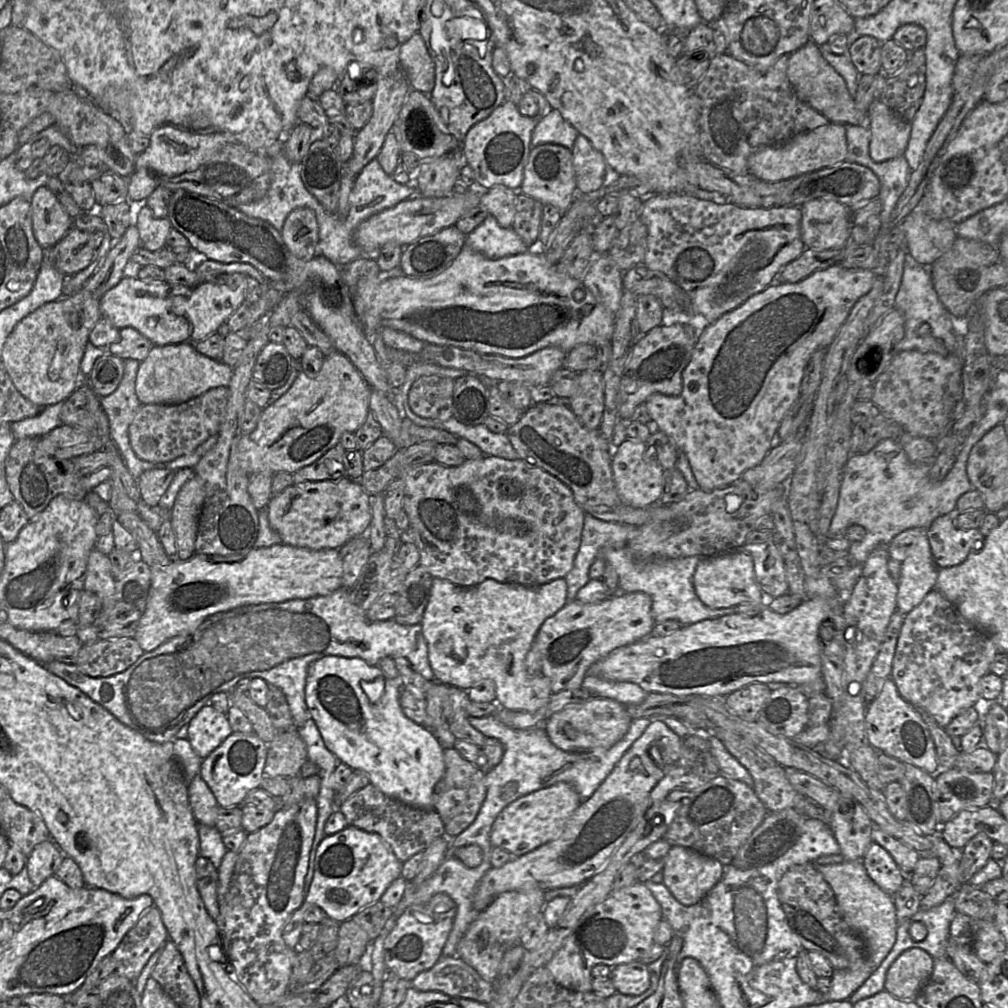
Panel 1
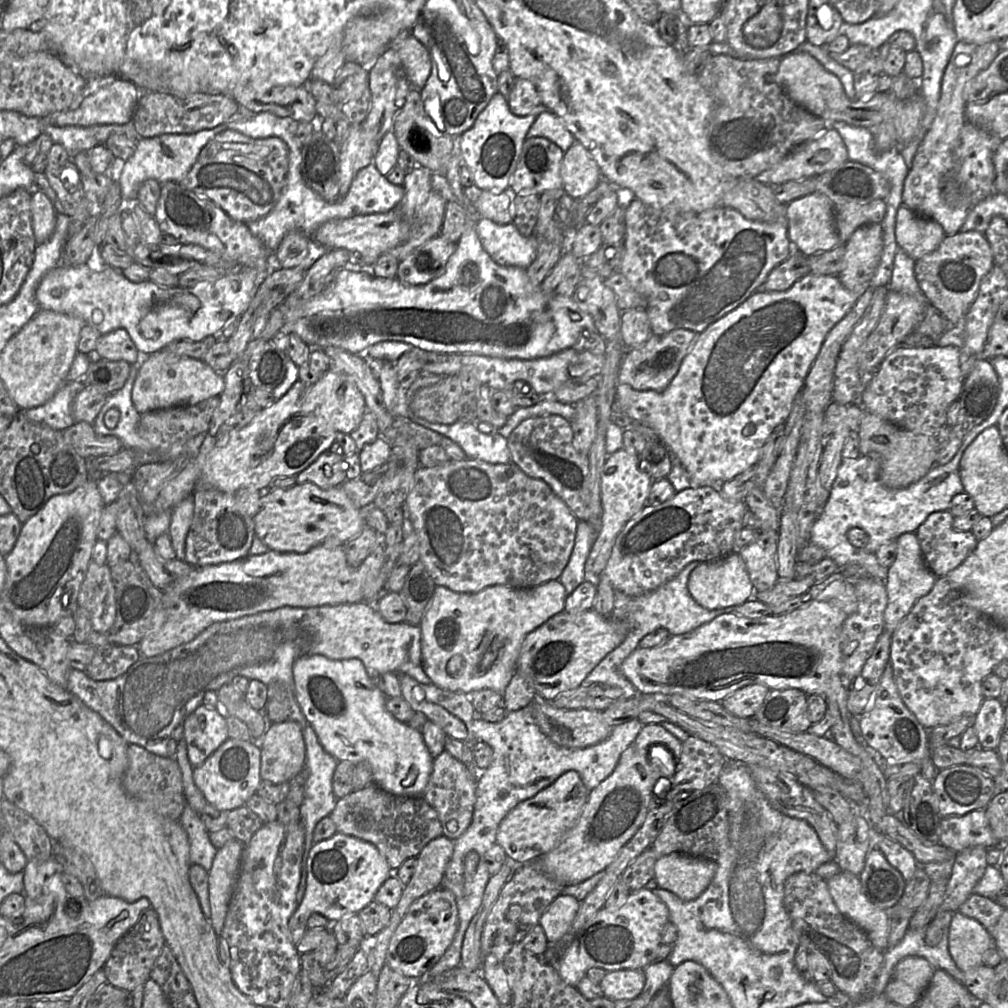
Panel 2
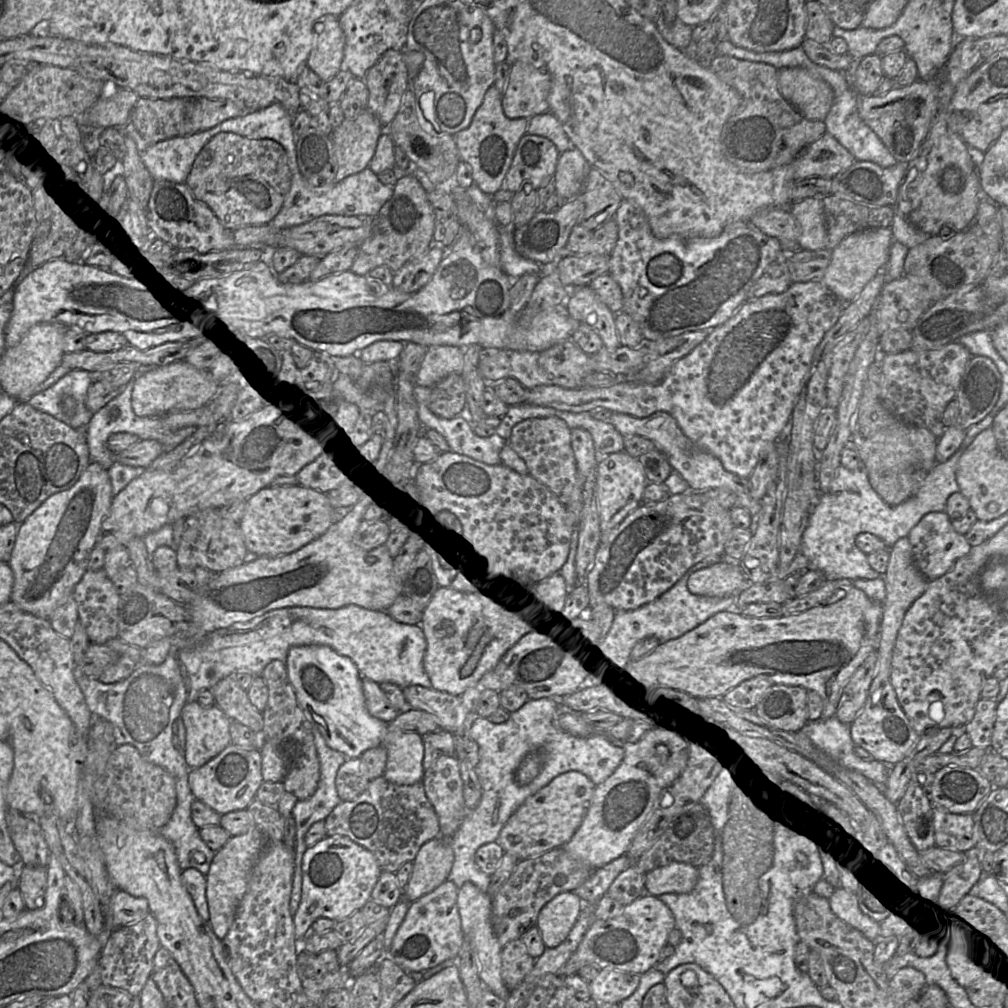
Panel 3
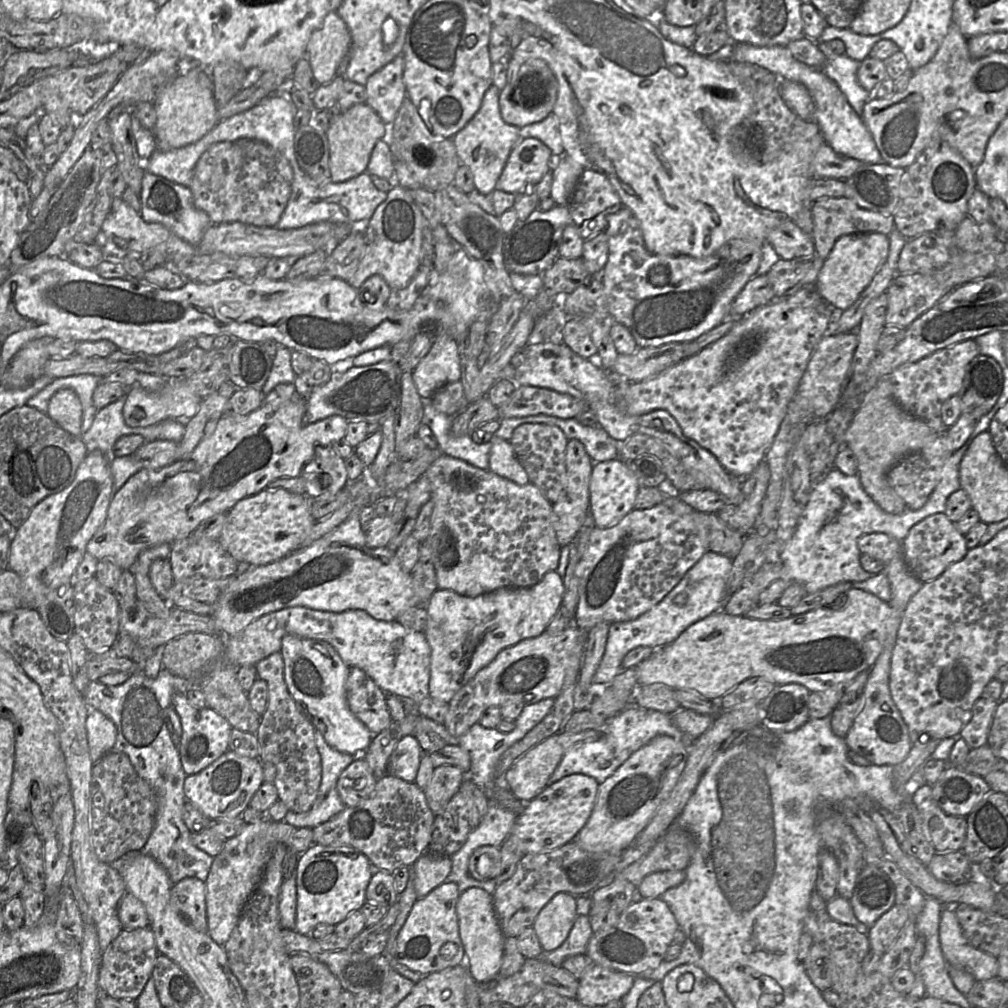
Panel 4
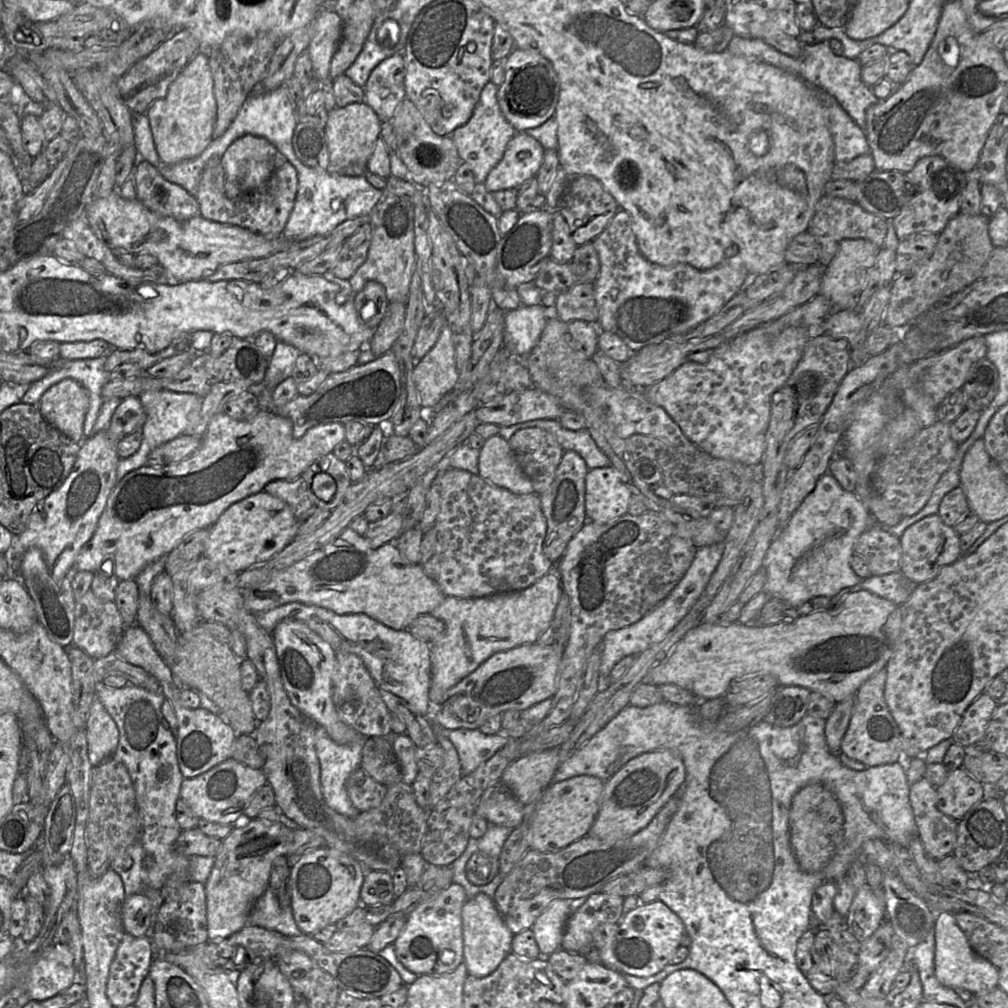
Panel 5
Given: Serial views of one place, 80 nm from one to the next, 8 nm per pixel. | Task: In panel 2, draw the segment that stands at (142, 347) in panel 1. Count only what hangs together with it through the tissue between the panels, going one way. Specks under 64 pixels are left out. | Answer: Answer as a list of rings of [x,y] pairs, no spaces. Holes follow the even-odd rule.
[[[117,329],[102,334],[96,343],[93,358],[104,358],[110,361],[124,360],[131,365],[139,365],[143,355],[137,350],[129,333]]]

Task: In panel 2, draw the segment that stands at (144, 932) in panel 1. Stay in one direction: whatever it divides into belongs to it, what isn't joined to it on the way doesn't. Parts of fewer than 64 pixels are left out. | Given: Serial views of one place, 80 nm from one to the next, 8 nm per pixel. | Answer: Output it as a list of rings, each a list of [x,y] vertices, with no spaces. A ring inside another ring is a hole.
[[[150,907],[140,915],[134,926],[119,939],[106,960],[102,969],[107,983],[131,994],[138,985],[145,984],[150,978],[154,963],[164,944],[165,940],[157,912]]]

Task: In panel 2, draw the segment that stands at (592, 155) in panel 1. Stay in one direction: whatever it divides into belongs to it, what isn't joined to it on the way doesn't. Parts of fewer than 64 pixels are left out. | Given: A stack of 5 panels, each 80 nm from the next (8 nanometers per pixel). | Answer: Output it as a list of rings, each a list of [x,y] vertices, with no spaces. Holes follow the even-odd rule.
[[[577,140],[564,152],[560,173],[564,193],[574,199],[586,196],[602,179],[598,164]]]

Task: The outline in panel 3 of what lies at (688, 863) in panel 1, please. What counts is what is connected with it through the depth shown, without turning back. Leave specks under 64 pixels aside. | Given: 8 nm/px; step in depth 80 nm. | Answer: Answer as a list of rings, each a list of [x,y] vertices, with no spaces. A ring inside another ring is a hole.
[[[672,862],[646,873],[645,890],[653,896],[665,893],[690,893],[698,880],[698,867],[688,863]]]

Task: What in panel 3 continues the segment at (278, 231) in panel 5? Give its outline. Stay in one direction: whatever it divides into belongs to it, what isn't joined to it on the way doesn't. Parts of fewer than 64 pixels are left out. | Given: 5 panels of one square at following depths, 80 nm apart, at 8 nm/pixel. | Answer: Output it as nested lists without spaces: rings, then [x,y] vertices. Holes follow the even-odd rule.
[[[232,132],[215,135],[196,157],[185,184],[229,230],[267,225],[281,210],[291,186],[291,171],[284,147],[272,139],[250,139]]]

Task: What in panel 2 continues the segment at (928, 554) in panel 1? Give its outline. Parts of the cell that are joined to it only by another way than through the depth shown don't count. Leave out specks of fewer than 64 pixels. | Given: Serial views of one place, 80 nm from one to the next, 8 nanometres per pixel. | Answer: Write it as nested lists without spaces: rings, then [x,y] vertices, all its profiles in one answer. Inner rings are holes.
[[[904,533],[897,539],[895,561],[888,568],[885,587],[888,603],[884,613],[884,632],[893,634],[914,604],[933,588],[937,577],[931,572],[922,555],[918,538],[913,533]]]

